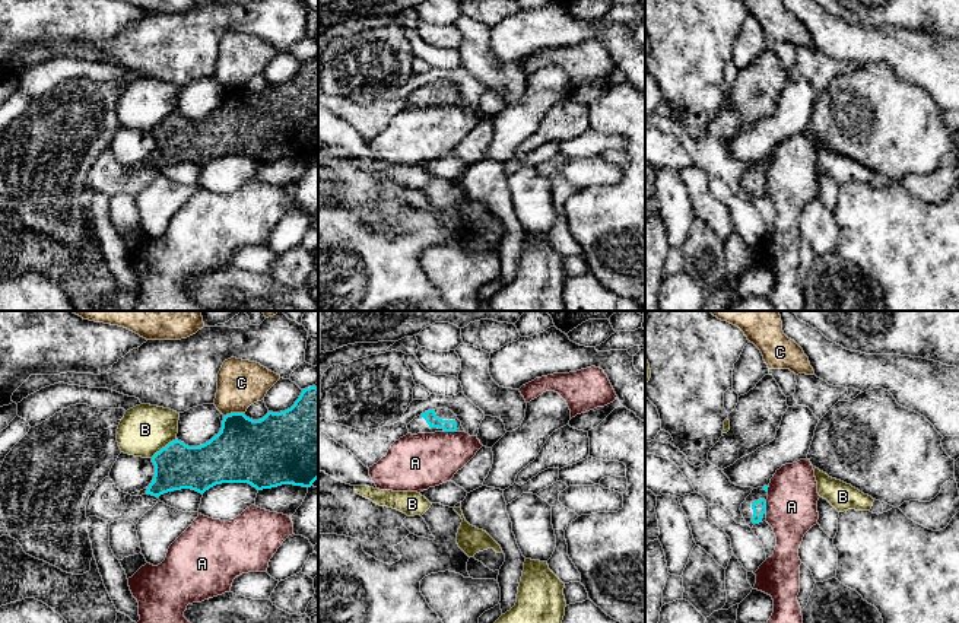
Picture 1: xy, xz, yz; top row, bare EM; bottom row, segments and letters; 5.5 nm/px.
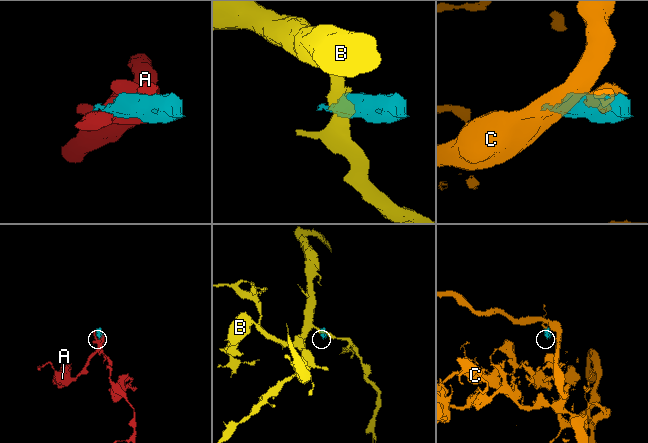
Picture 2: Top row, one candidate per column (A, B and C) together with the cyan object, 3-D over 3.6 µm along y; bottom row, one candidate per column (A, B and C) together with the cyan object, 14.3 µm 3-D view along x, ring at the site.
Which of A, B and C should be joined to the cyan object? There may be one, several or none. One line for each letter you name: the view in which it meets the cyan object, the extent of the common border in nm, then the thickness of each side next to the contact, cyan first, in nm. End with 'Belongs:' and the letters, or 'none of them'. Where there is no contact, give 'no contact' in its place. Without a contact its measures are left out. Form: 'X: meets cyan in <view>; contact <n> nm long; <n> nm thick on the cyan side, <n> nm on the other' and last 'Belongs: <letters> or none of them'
Belongs: none of them

